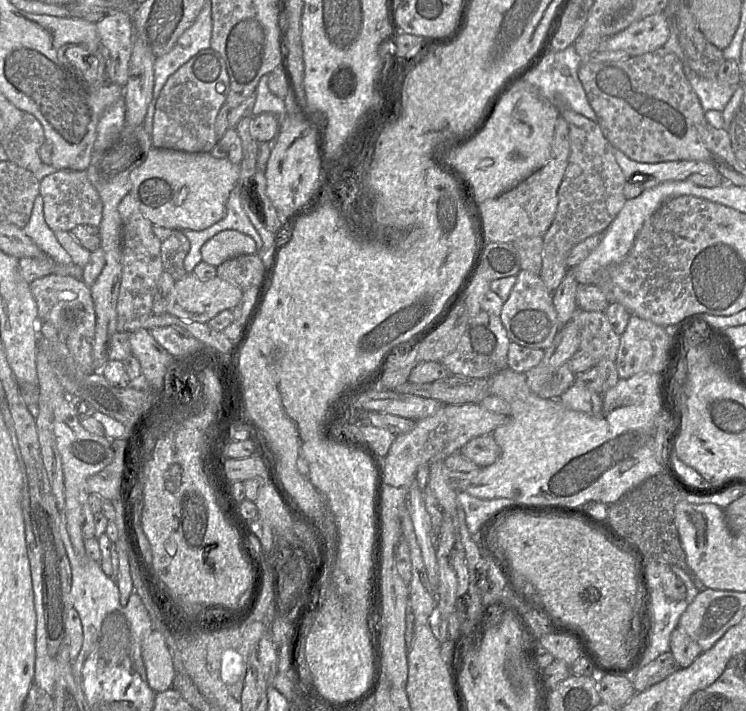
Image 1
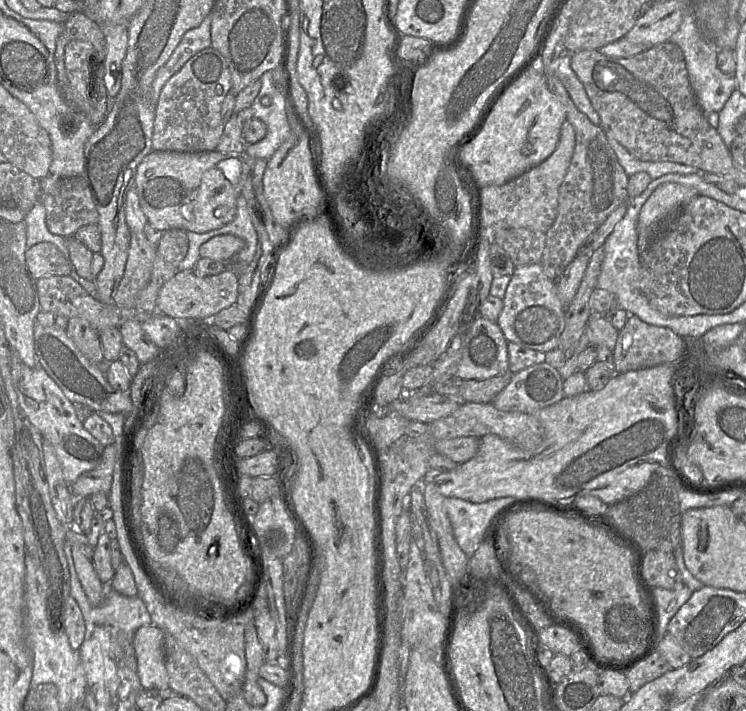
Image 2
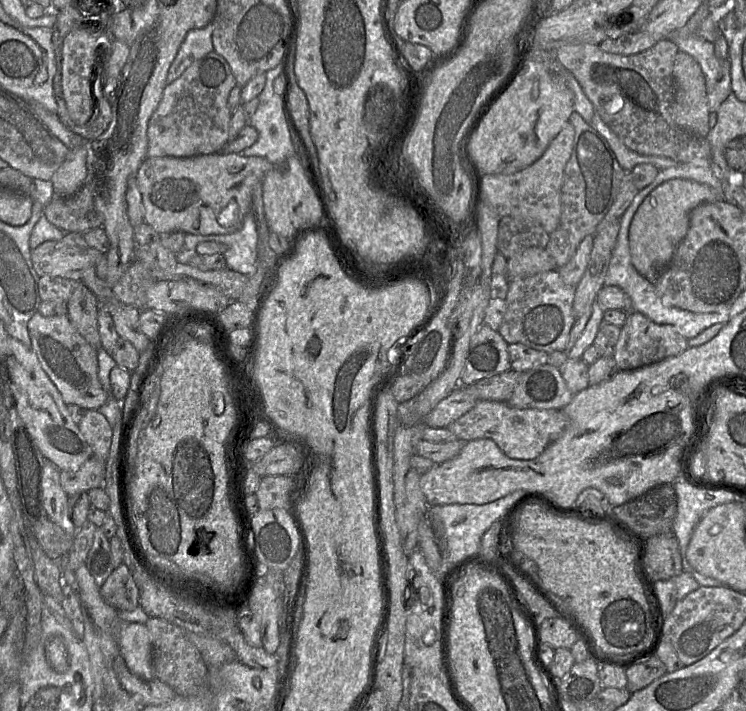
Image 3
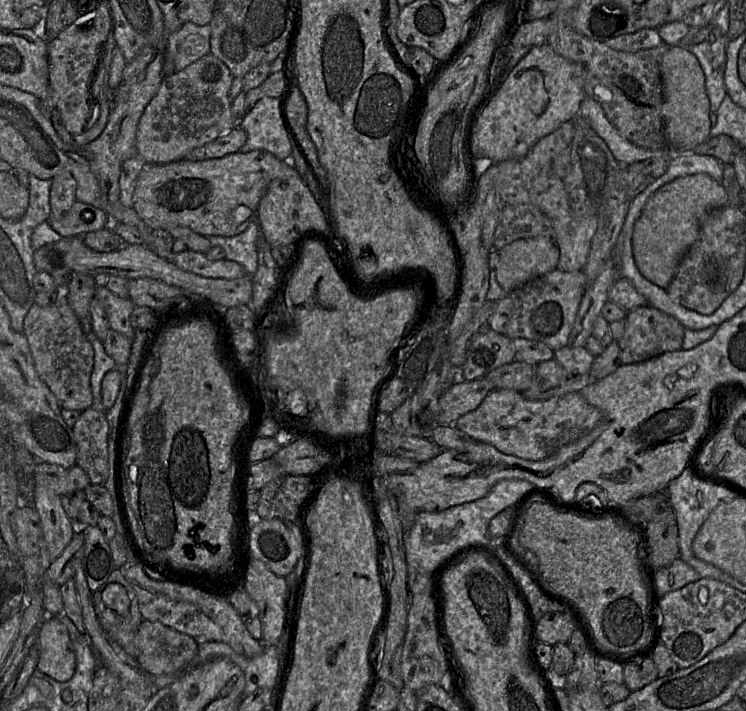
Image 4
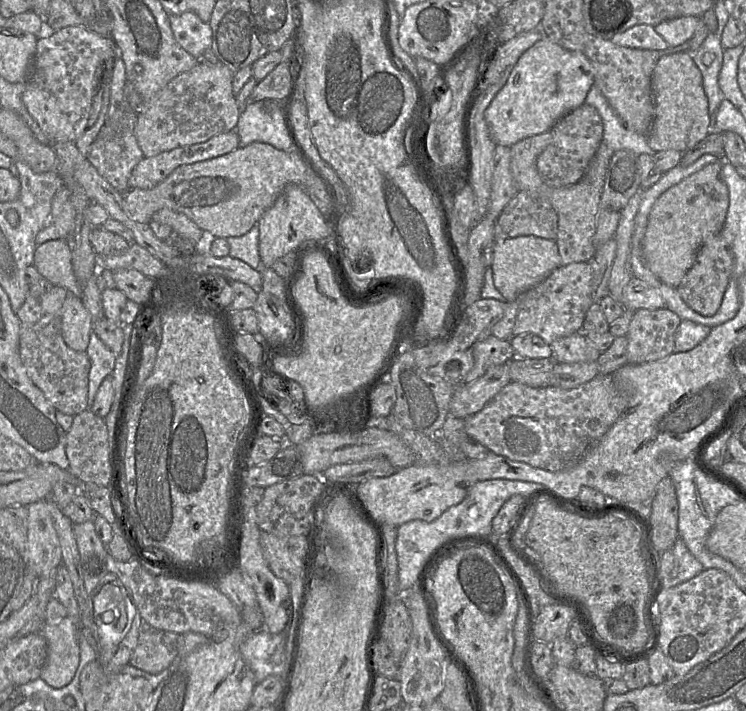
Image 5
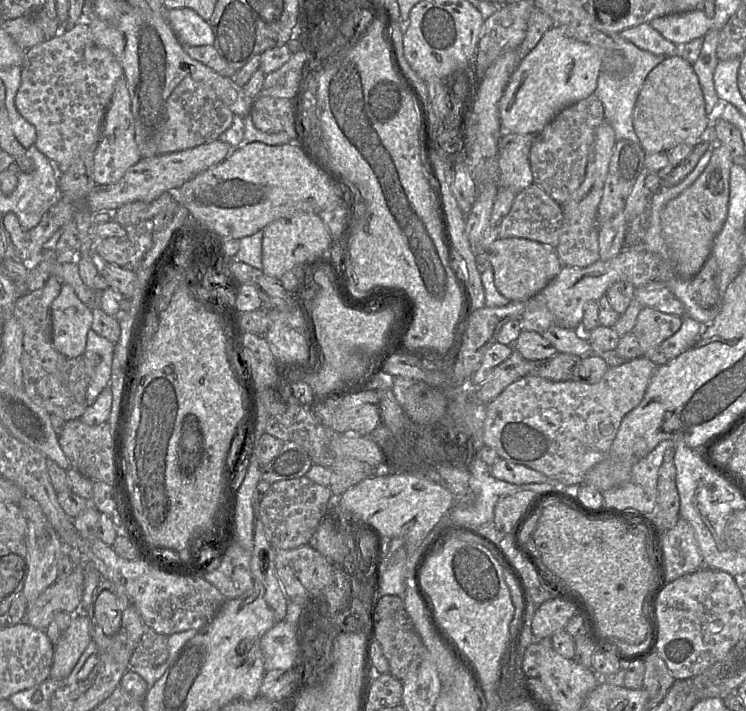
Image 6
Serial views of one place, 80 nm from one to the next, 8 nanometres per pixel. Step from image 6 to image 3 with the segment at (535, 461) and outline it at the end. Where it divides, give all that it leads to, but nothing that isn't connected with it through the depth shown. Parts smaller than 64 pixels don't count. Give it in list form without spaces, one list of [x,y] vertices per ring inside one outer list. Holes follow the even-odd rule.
[[[478,400],[476,405],[447,428],[458,440],[493,440],[509,458],[532,460],[559,438],[569,423],[562,409],[521,409],[504,401]]]

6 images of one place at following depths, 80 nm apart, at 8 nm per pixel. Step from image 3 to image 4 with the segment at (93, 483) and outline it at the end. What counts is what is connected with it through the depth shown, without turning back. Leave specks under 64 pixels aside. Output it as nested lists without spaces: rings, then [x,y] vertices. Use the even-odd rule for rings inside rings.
[[[38,462],[34,469],[36,486],[45,486],[55,494],[84,490],[91,484],[87,473],[78,465],[64,468],[57,464]]]

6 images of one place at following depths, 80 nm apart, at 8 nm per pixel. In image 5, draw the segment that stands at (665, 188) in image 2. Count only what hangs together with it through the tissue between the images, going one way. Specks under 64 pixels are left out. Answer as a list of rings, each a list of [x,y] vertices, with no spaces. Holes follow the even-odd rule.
[[[719,159],[714,163],[708,164],[704,168],[702,168],[700,171],[697,173],[692,174],[691,176],[687,177],[680,183],[676,184],[675,186],[669,188],[666,190],[664,193],[662,193],[658,199],[655,201],[649,217],[648,217],[648,223],[646,227],[646,232],[644,235],[644,240],[643,240],[643,254],[644,258],[646,260],[646,263],[649,267],[649,269],[665,284],[677,288],[680,283],[682,282],[683,278],[685,277],[686,273],[689,271],[689,269],[693,266],[697,254],[699,250],[702,248],[702,246],[707,242],[708,239],[713,237],[714,235],[718,234],[721,232],[725,220],[726,220],[726,215],[728,212],[729,208],[729,191],[728,187],[723,179],[722,175],[722,167],[723,167],[723,159]]]

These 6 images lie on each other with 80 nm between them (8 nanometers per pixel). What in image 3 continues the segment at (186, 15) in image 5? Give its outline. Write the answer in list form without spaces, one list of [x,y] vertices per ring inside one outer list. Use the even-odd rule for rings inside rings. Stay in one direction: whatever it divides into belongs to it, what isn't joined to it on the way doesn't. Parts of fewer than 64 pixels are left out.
[[[212,22],[203,28],[187,32],[169,67],[166,85],[177,79],[194,61],[213,51],[212,32]]]

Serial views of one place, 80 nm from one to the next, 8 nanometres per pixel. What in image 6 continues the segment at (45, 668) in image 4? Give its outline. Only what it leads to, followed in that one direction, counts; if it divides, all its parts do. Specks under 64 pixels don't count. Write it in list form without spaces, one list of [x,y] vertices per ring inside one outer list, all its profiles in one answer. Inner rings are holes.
[[[74,614],[66,631],[53,645],[53,664],[50,679],[66,678],[92,640],[91,620],[87,615]]]

